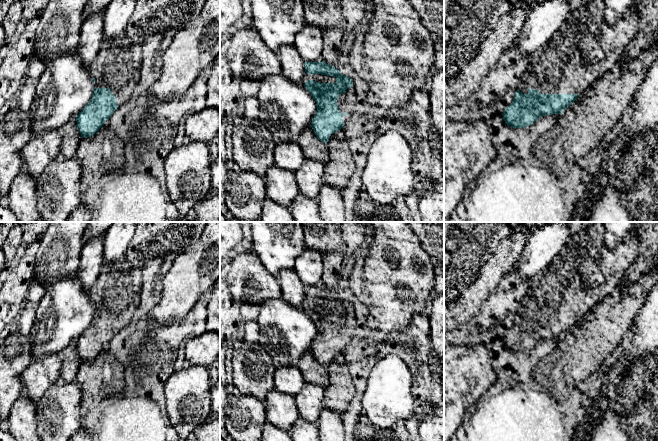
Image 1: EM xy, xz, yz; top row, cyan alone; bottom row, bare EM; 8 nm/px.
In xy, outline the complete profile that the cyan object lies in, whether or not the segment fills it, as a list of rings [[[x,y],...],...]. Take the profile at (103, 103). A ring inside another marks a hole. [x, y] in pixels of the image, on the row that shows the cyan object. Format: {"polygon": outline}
{"polygon": [[[126,32],[110,39],[103,39],[97,56],[88,67],[88,72],[95,82],[94,93],[89,103],[76,117],[77,128],[82,138],[97,133],[114,111],[129,101],[137,85],[140,71],[141,48],[129,41]]]}

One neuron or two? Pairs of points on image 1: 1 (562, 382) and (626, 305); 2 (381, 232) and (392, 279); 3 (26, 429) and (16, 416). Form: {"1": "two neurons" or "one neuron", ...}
{"1": "one neuron", "2": "one neuron", "3": "one neuron"}

